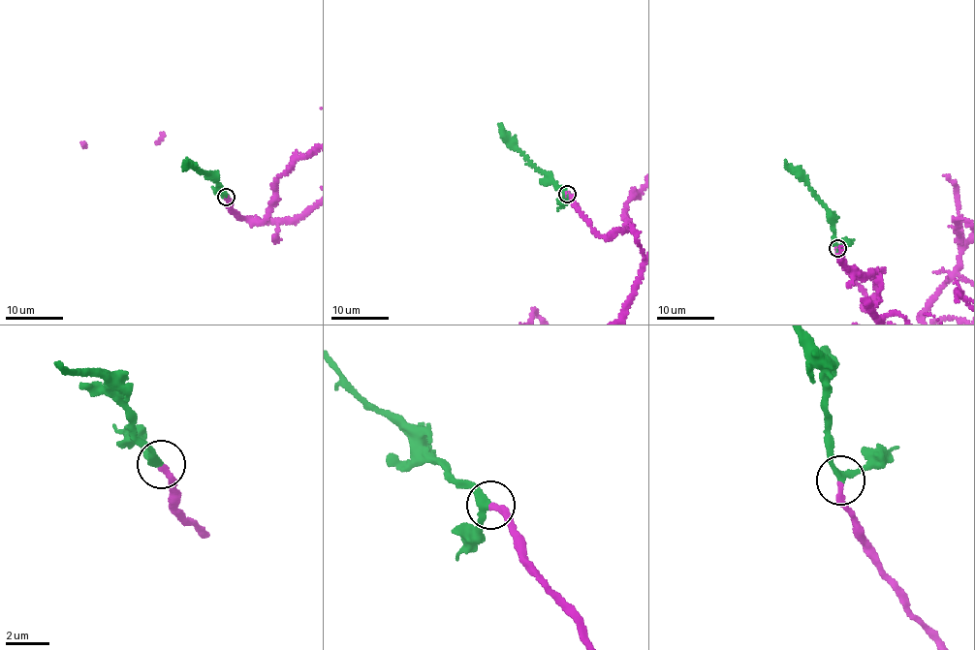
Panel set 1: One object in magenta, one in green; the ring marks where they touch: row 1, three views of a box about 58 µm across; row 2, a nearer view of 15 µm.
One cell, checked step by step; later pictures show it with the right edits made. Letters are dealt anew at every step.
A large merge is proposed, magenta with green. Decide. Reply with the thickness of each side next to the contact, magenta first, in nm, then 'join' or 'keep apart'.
280/280 nm | join

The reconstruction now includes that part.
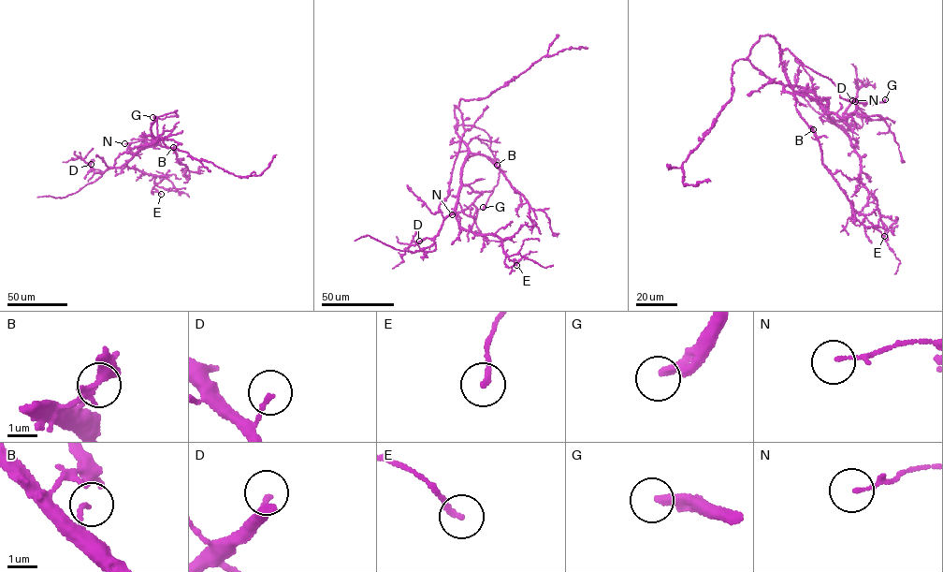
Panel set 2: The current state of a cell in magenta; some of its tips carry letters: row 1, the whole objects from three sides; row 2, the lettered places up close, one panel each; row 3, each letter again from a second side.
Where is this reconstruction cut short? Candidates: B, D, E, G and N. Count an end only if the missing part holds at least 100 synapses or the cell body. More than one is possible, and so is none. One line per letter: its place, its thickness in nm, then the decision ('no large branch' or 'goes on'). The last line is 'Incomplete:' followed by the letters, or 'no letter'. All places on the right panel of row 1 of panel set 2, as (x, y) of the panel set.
B: place (813, 129); calibre 110 nm; no large branch
D: place (852, 100); calibre 120 nm; no large branch
E: place (884, 236); calibre 180 nm; no large branch
G: place (885, 99); calibre 260 nm; goes on
N: place (855, 101); calibre 110 nm; no large branch
Incomplete: G

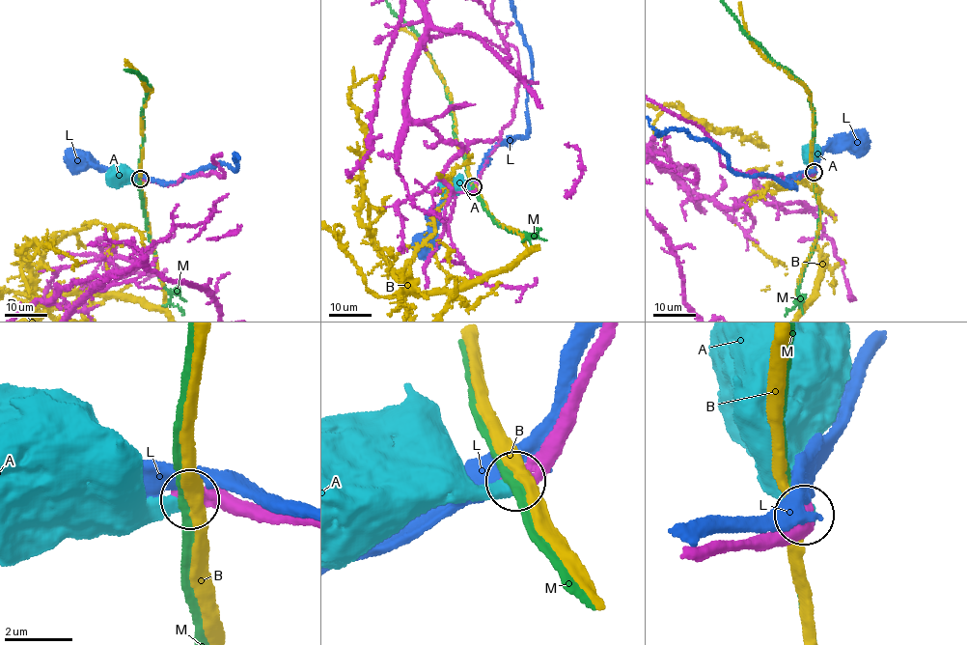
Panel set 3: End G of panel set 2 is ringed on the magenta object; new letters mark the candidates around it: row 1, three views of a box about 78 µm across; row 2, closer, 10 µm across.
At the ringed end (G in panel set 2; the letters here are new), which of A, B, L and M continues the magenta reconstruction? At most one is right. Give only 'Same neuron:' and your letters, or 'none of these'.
Same neuron: A

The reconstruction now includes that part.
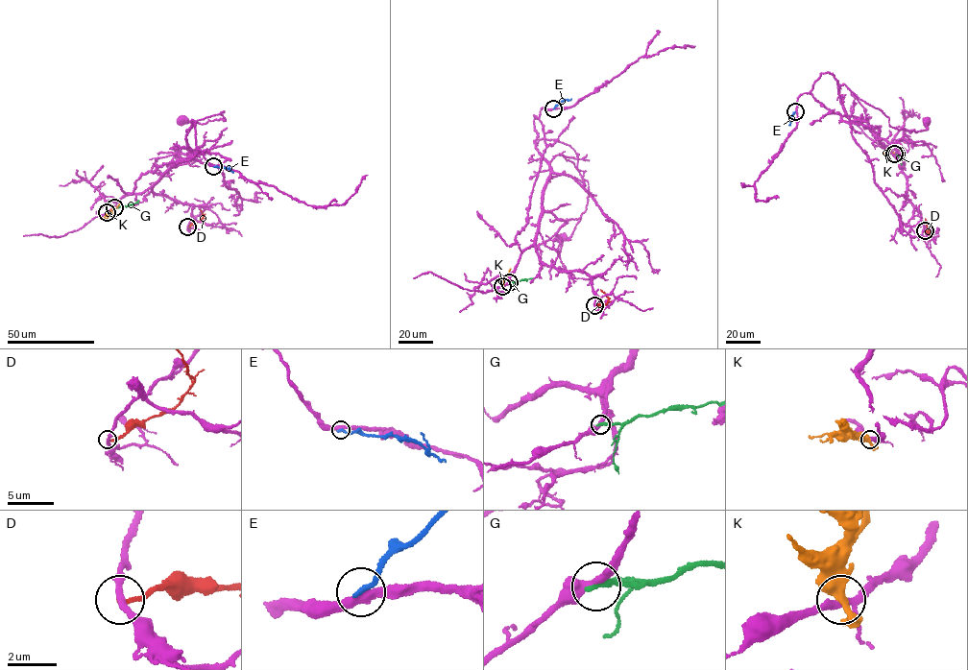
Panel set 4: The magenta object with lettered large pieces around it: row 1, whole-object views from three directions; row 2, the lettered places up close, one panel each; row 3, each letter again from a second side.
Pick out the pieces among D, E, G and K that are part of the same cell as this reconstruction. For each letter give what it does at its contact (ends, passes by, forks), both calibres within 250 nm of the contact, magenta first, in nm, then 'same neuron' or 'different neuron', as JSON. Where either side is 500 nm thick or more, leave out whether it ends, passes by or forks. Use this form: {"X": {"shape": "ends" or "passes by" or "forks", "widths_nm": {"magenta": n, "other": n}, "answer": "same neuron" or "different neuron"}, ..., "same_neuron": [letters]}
{"D": {"shape": "ends", "widths_nm": {"magenta": 240, "other": 180}, "answer": "different neuron"}, "E": {"shape": "ends", "widths_nm": {"magenta": 320, "other": 220}, "answer": "different neuron"}, "G": {"shape": "ends", "widths_nm": {"magenta": 360, "other": 280}, "answer": "different neuron"}, "K": {"shape": "passes by", "widths_nm": {"magenta": 220, "other": 400}, "answer": "different neuron"}, "same_neuron": []}

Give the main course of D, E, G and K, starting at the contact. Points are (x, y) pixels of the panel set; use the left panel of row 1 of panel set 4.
D: (187, 227), (203, 217), (199, 208)
E: (213, 166), (227, 167), (233, 172)
G: (114, 207), (138, 201)
K: (107, 212), (120, 203)

